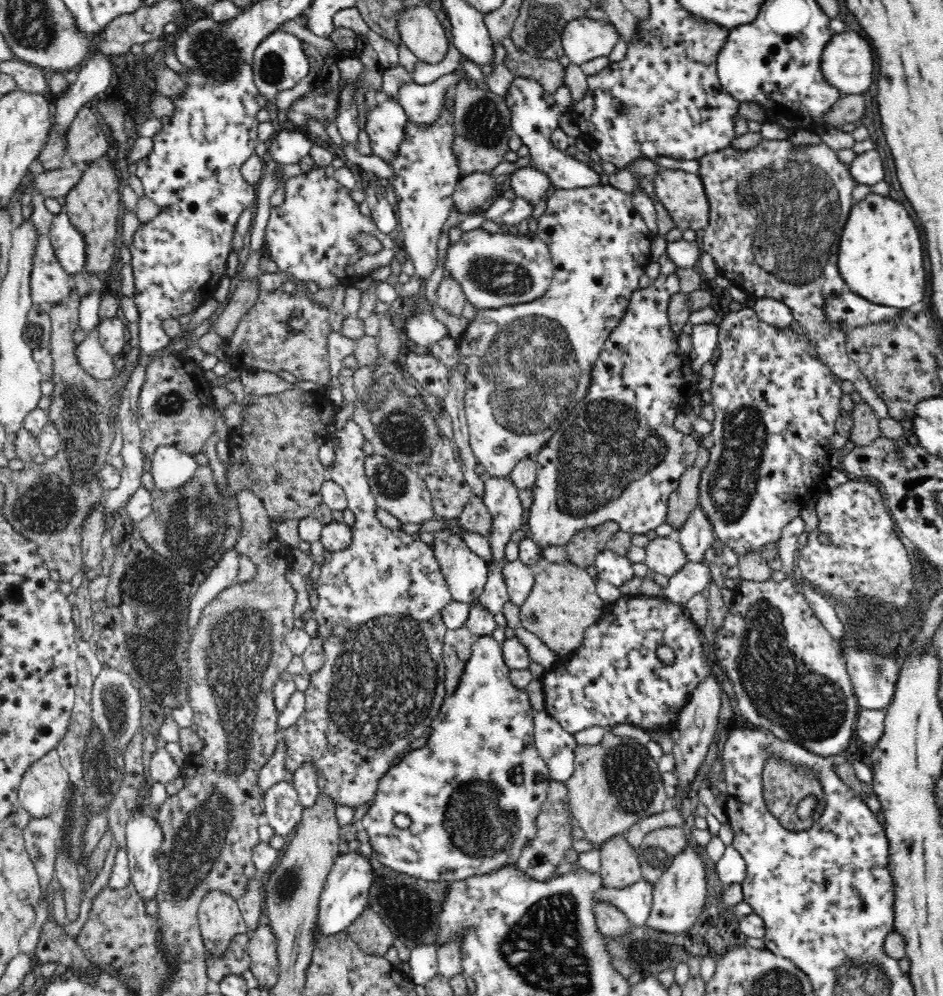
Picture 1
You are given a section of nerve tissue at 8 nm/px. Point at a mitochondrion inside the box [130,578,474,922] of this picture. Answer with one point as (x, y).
(359, 694)

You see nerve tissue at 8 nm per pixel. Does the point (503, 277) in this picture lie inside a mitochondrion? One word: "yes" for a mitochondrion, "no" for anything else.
yes

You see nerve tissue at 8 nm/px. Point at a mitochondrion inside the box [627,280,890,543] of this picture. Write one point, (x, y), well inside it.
(733, 485)

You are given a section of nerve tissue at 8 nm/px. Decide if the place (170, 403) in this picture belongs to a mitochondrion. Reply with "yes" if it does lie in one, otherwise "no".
yes

